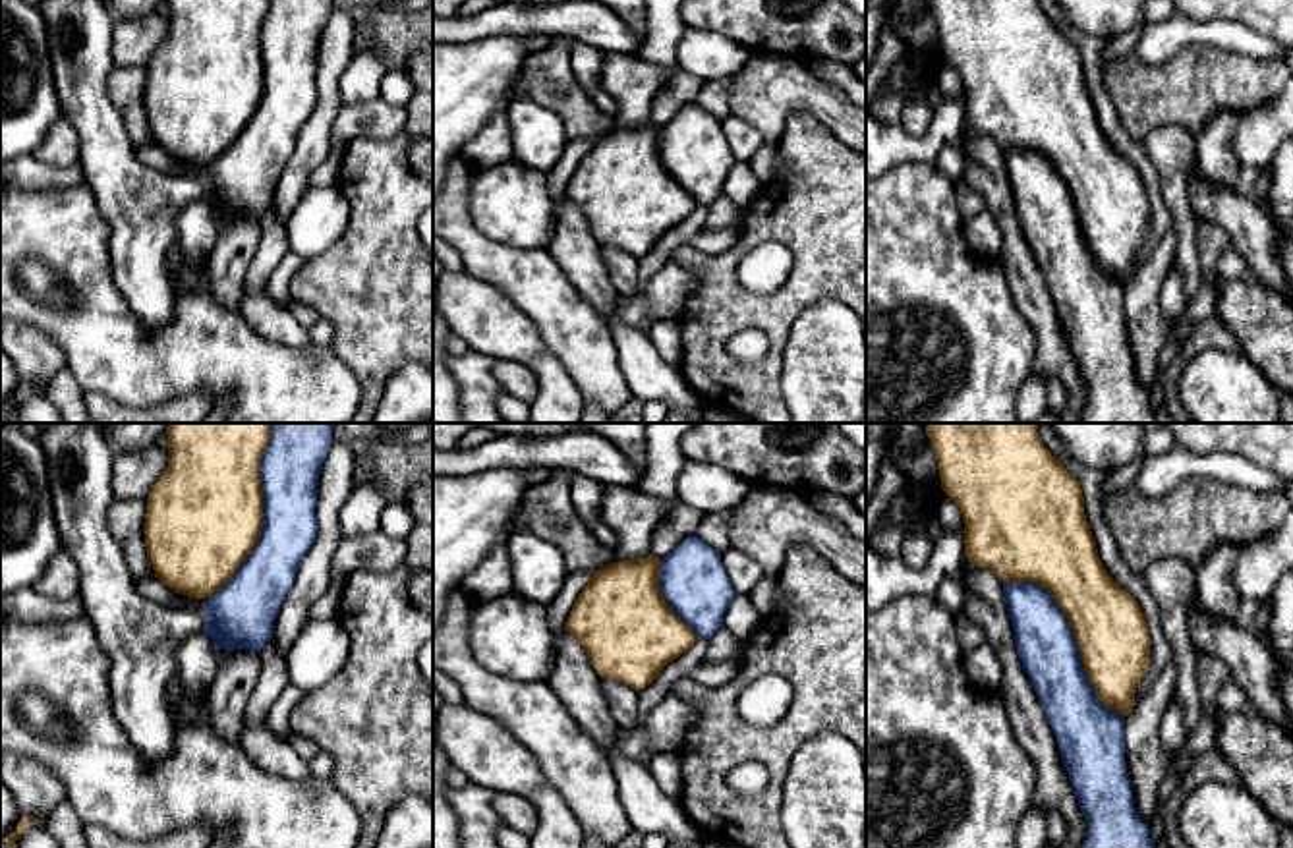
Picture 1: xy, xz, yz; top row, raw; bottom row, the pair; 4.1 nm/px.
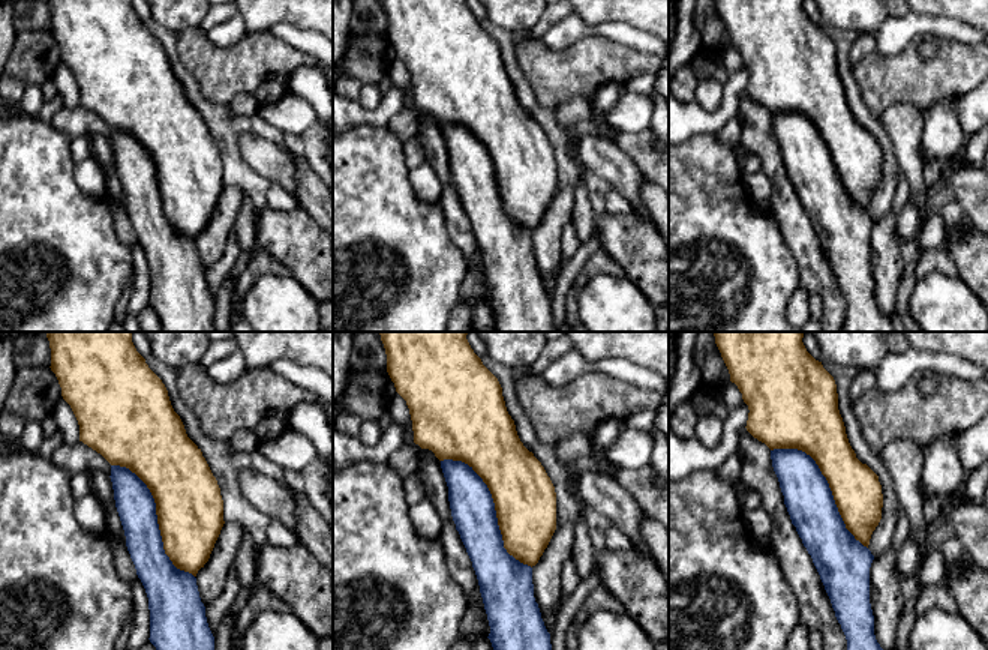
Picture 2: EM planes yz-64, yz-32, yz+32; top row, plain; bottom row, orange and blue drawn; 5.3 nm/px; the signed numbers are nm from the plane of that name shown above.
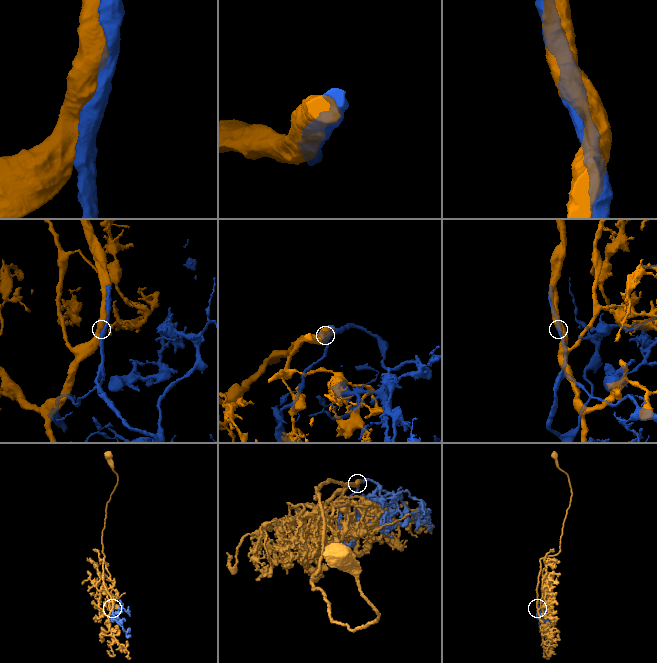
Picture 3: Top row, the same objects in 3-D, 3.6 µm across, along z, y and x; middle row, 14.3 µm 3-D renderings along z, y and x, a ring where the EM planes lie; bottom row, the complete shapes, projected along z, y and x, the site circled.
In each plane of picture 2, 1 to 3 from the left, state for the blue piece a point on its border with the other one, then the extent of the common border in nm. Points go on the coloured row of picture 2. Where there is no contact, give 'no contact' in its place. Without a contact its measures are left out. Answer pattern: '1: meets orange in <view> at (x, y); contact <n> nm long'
1: meets orange in yz-64 at (158, 518); contact 750 nm long
2: meets orange in yz-32 at (495, 508); contact 750 nm long
3: meets orange in yz+32 at (828, 482); contact 750 nm long

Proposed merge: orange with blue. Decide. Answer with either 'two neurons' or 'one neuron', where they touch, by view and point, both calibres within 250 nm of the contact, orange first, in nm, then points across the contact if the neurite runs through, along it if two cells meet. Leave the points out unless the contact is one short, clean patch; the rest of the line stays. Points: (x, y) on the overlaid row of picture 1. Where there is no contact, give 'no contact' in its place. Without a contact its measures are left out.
one neuron; meets orange in xy at (261, 512); 480 nm thick on the orange side, 240 nm on the other

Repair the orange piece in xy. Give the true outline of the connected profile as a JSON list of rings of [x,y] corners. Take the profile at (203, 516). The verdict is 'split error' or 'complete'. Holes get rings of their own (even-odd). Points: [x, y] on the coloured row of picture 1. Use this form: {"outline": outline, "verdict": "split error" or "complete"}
{"outline": [[[170,423],[168,435],[168,467],[153,485],[147,496],[145,514],[145,547],[155,578],[176,593],[191,599],[205,599],[205,632],[213,639],[215,653],[220,649],[255,649],[257,653],[273,639],[274,620],[296,579],[298,566],[311,549],[317,535],[317,483],[321,467],[332,444],[332,423]]], "verdict": "split error"}

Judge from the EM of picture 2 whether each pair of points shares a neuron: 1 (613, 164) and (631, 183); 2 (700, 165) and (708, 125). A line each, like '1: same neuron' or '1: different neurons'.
1: same neuron
2: different neurons

